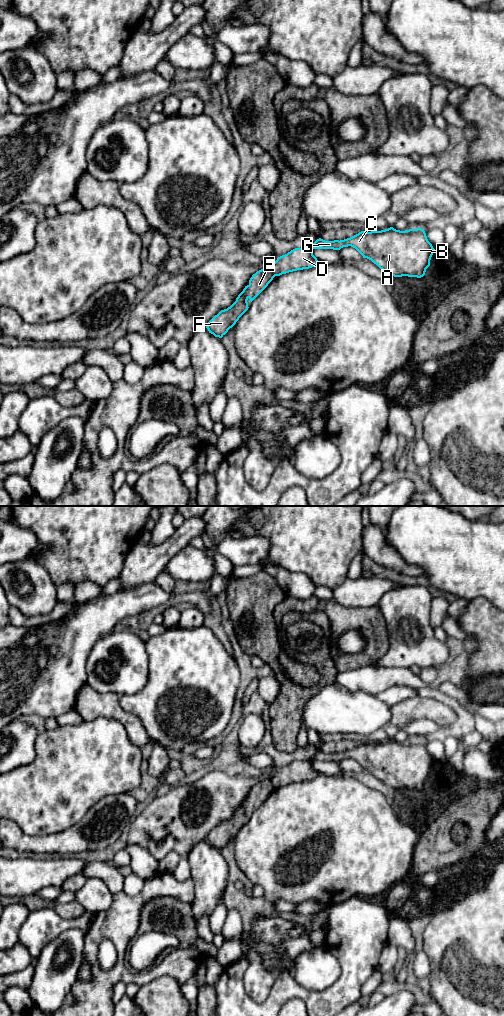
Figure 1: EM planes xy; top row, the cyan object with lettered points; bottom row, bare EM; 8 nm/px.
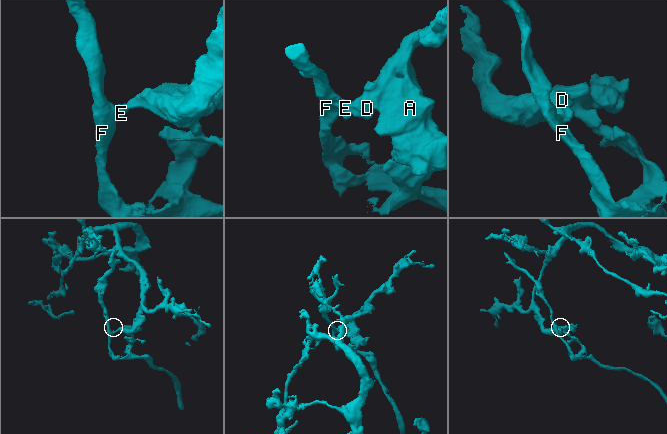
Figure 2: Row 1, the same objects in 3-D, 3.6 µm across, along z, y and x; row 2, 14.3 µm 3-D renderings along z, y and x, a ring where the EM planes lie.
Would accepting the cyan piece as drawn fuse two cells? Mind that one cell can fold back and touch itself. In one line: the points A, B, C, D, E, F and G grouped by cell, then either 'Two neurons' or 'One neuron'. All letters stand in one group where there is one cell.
Groups: A B C D G / E F. Two neurons

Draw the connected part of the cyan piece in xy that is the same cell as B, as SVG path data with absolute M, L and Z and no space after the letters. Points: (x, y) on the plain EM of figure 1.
M390 739L381 743L361 743L340 753L319 750L307 760L295 760L278 769L270 780L275 788L309 781L319 774L313 767L314 761L340 762L348 758L394 789L423 789L435 763L423 741L400 743Z

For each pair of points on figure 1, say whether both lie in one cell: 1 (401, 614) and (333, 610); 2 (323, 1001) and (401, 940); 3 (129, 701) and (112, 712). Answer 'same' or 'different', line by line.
1: different
2: different
3: different

